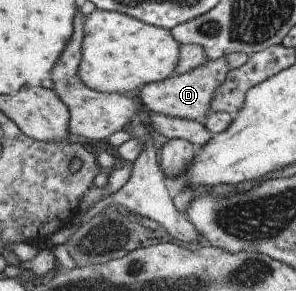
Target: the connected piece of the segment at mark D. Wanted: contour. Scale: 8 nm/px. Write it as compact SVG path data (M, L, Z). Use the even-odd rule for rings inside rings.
M242 52L230 53L219 59L212 59L212 61L207 60L204 64L192 69L192 71L174 74L168 77L168 79L164 79L164 81L151 82L144 87L140 87L136 91L137 100L148 112L172 118L194 120L202 124L205 115L208 113L210 103L212 103L212 95L222 85L224 79L226 79L226 75L232 69L237 69L244 65L247 60L248 55Z

